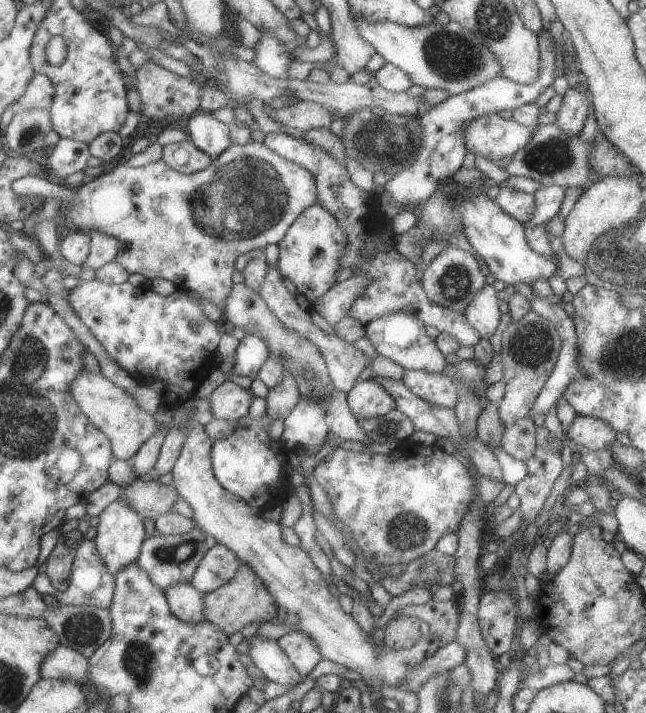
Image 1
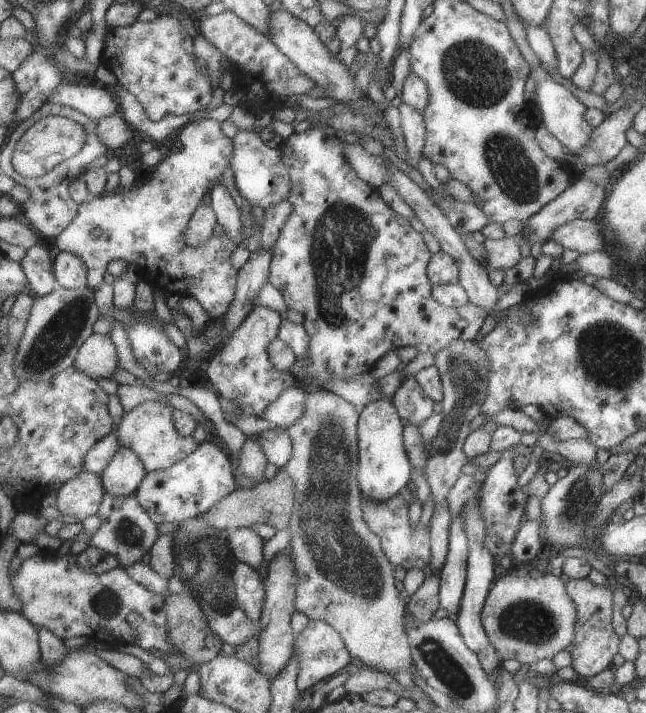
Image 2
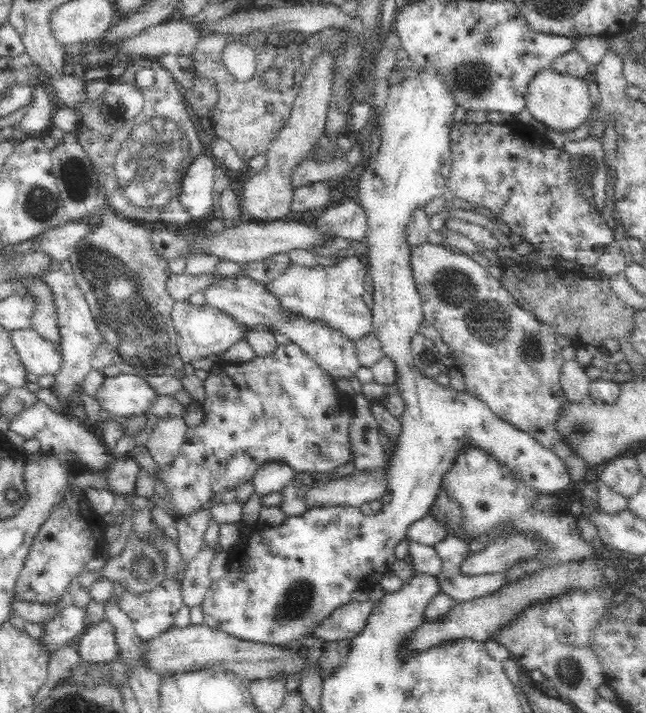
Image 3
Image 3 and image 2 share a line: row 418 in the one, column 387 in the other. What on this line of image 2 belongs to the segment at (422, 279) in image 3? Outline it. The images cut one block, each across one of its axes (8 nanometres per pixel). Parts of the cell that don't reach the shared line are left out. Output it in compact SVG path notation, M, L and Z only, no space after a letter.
M403 493L394 496L384 503L363 501L364 518L370 524L372 531L375 531L382 538L383 550L390 556L391 562L397 567L405 570L418 568L425 572L430 568L432 559L432 538L428 528L425 530L423 525L418 523L417 530L413 530L411 520L409 520L409 505L404 499Z

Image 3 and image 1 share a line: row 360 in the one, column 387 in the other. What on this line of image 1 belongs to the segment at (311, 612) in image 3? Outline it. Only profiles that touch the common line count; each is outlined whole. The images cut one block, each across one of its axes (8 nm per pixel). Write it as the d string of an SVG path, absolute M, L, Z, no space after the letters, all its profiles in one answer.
M375 380L358 381L348 394L349 406L358 418L383 416L398 408L395 396Z

